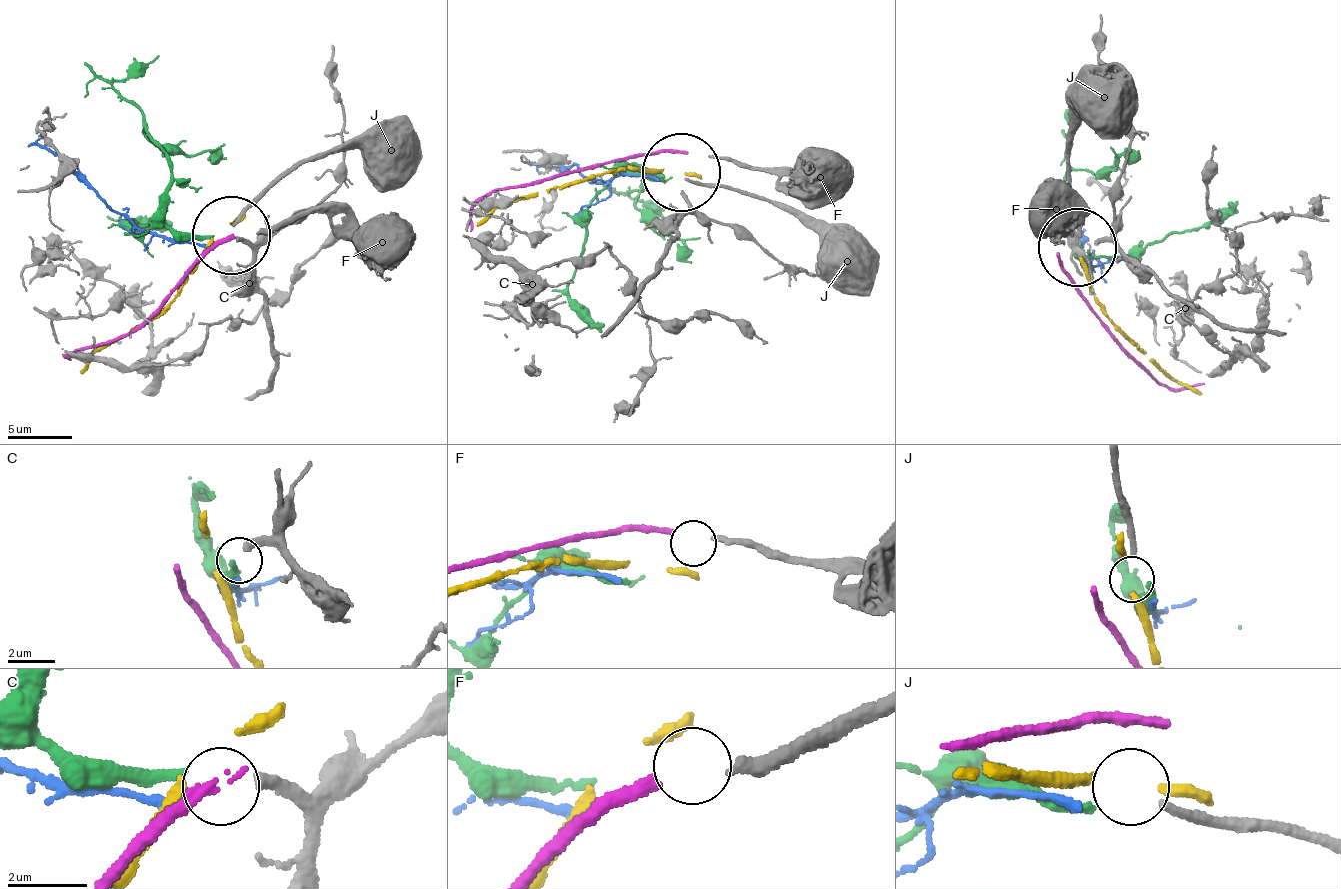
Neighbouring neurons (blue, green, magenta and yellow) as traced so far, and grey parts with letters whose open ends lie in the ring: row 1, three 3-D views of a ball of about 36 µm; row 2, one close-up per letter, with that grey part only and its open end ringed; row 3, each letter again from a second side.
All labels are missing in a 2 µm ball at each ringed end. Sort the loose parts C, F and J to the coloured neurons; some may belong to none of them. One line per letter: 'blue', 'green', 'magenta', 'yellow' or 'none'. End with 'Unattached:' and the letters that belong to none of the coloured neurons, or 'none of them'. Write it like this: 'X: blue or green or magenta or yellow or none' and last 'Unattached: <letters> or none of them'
C: green
F: magenta
J: none
Unattached: J

